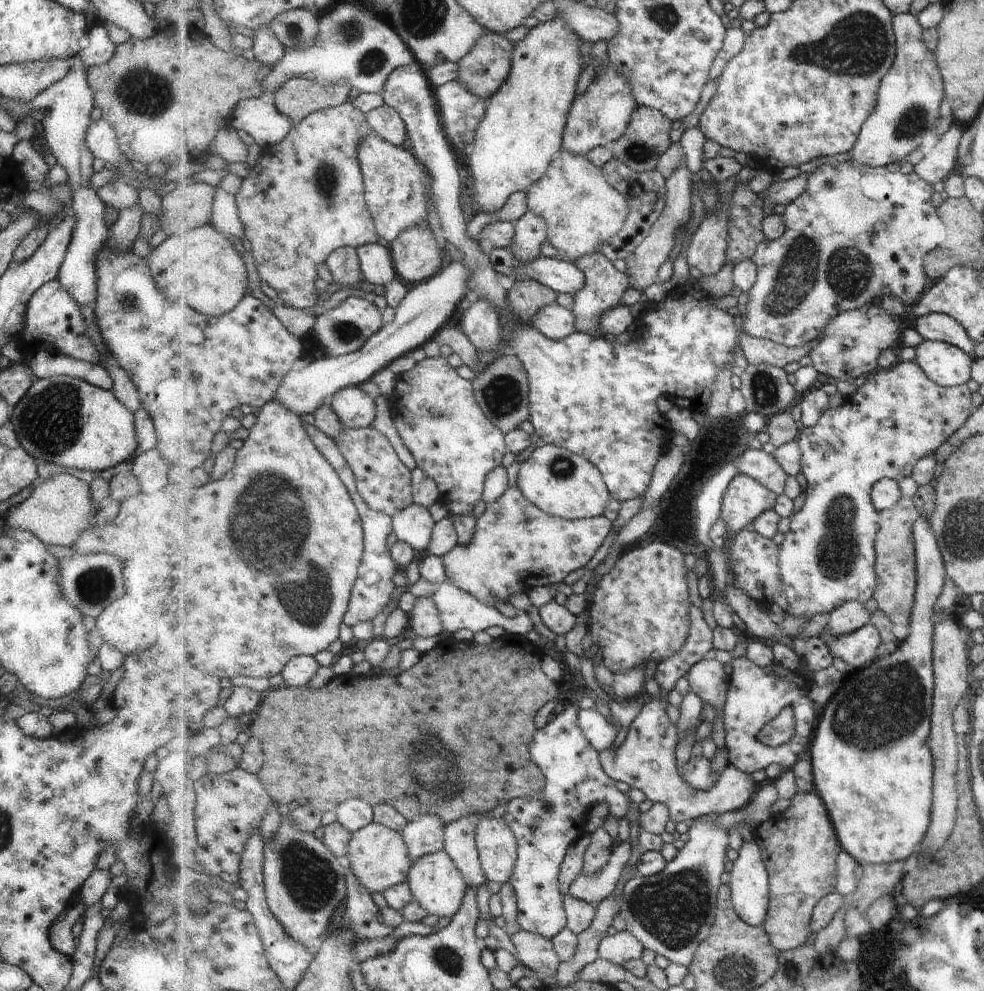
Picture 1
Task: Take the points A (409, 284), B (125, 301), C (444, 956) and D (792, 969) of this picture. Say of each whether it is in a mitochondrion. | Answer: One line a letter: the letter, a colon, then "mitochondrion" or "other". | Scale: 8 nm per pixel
A: other
B: mitochondrion
C: mitochondrion
D: mitochondrion

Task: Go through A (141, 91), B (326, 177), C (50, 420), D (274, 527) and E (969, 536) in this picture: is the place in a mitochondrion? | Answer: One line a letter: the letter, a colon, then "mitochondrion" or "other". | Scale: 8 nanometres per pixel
A: mitochondrion
B: mitochondrion
C: mitochondrion
D: mitochondrion
E: mitochondrion

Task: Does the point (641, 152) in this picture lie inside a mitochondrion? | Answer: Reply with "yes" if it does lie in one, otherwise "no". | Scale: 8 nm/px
yes

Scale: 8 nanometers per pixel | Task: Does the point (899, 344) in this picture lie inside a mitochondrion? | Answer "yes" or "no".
no

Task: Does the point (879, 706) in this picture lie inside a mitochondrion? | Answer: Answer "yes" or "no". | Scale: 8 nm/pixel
yes

